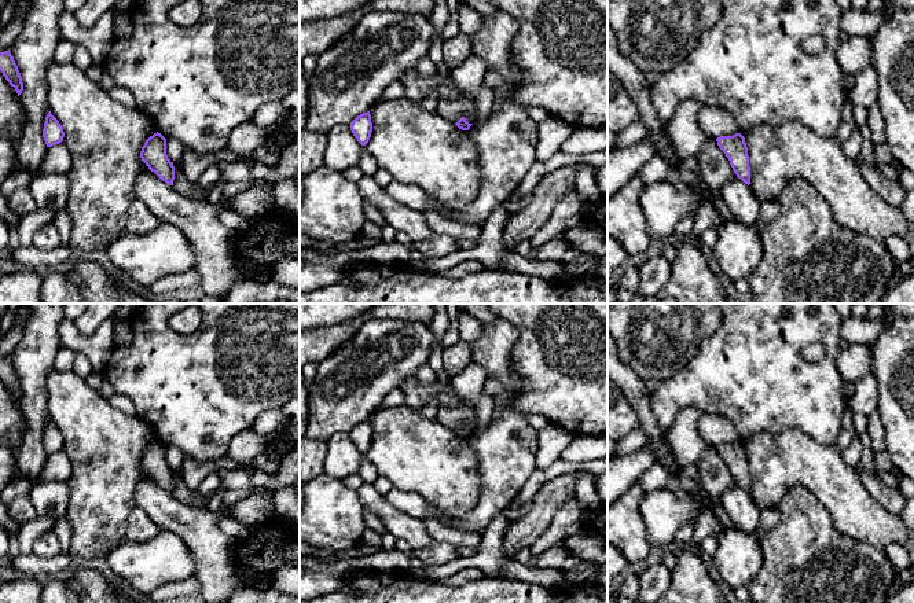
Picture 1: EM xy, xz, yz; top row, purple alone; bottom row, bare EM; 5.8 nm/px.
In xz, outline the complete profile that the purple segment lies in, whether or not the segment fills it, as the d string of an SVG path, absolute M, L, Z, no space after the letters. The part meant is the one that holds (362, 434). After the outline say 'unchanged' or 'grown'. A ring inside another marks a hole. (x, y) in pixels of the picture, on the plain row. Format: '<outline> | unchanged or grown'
M370 419L357 423L350 430L350 438L361 453L366 453L371 445L372 430Z | unchanged

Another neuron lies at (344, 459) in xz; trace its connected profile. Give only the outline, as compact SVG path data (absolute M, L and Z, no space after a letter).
M350 434L331 435L327 446L323 470L327 477L342 481L352 474L359 474L364 453L353 444Z

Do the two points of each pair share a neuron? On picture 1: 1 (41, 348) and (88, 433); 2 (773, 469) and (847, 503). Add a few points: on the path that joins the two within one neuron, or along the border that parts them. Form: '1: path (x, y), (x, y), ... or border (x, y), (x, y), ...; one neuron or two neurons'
1: border (52, 366), (46, 381), (46, 397); two neurons
2: path (790, 469), (812, 469), (829, 485); one neuron

